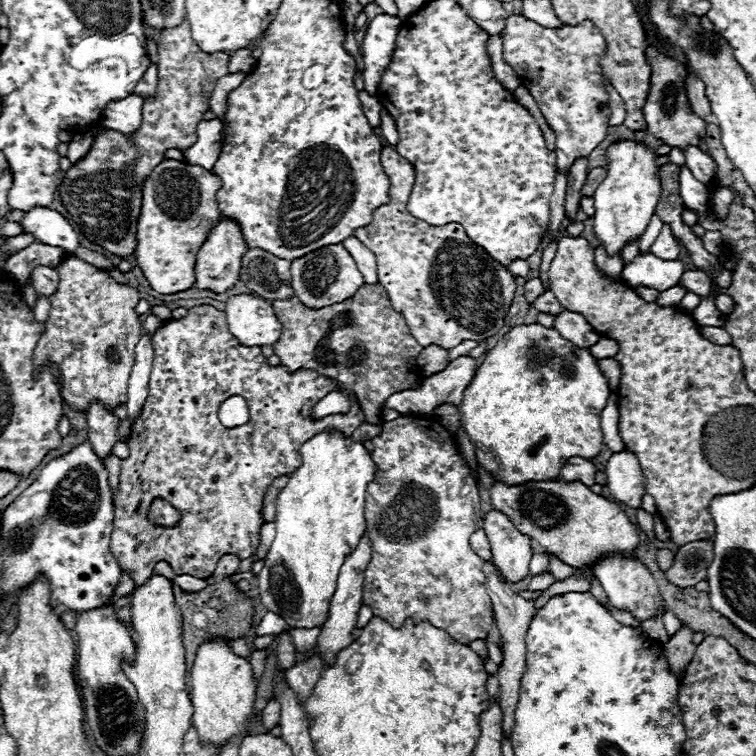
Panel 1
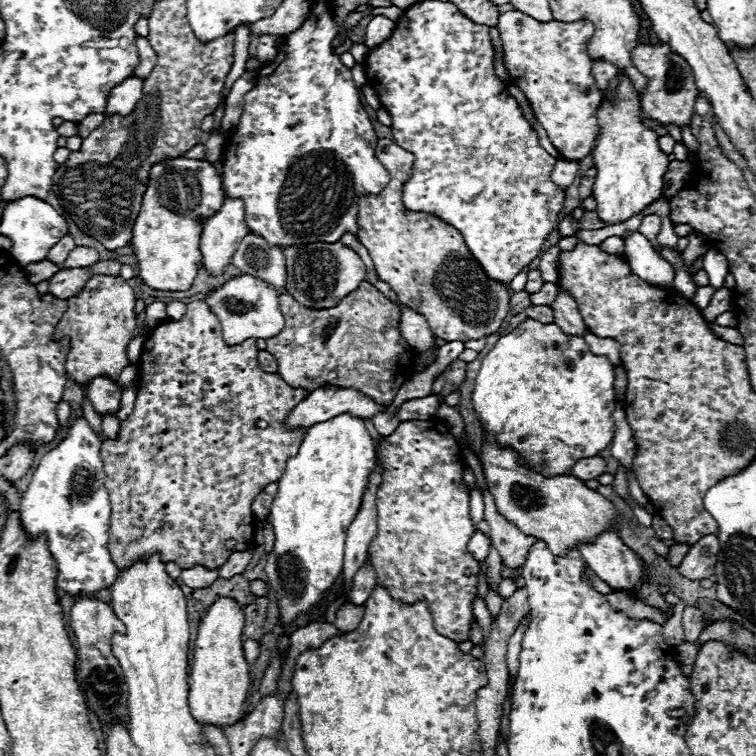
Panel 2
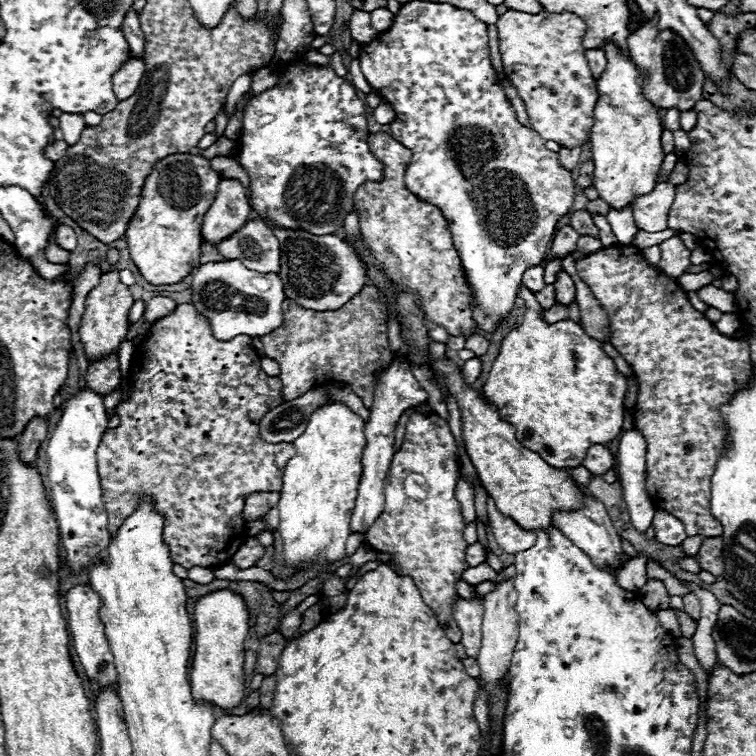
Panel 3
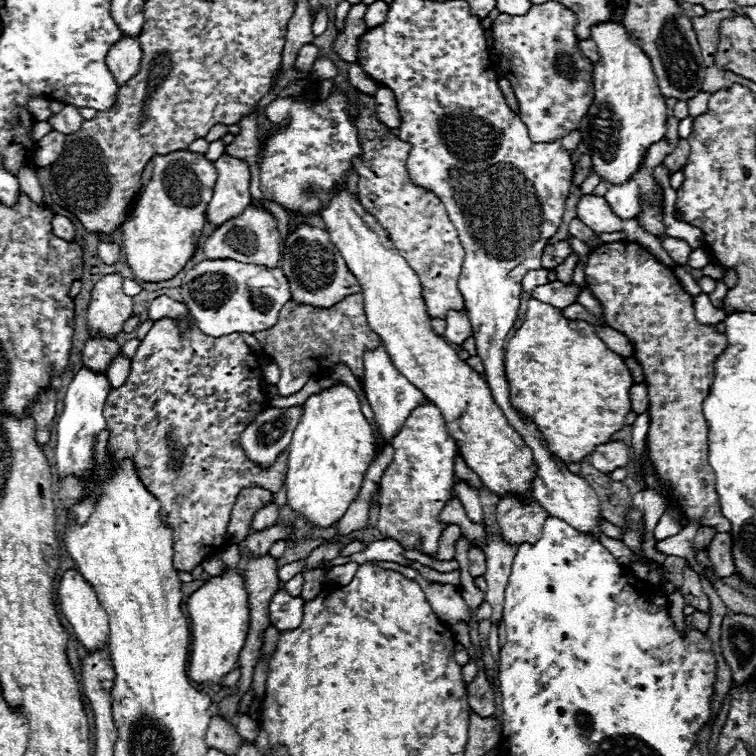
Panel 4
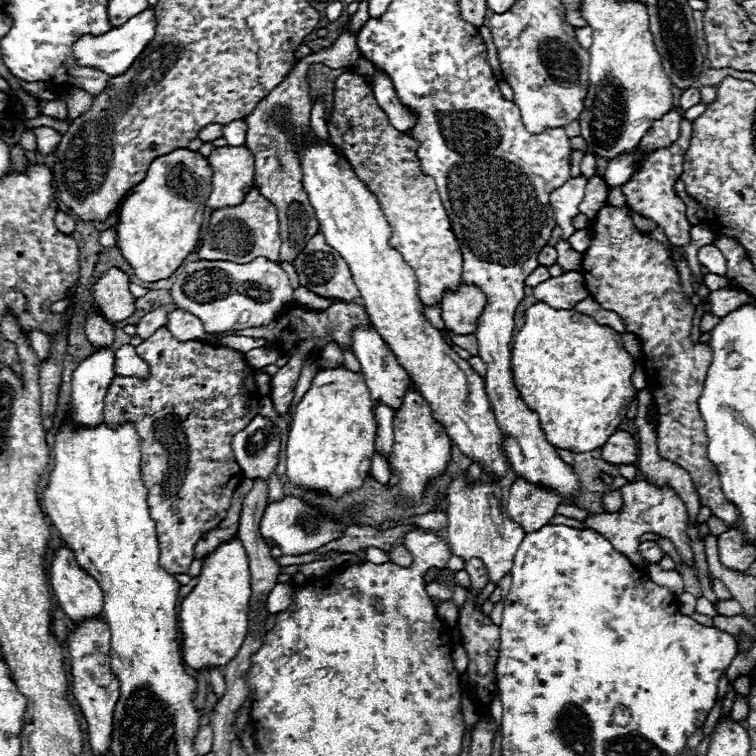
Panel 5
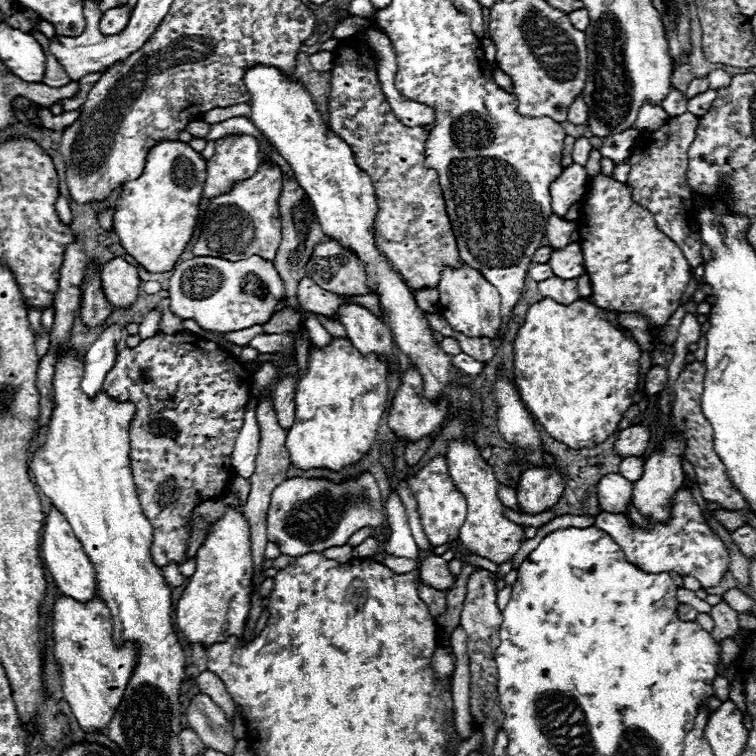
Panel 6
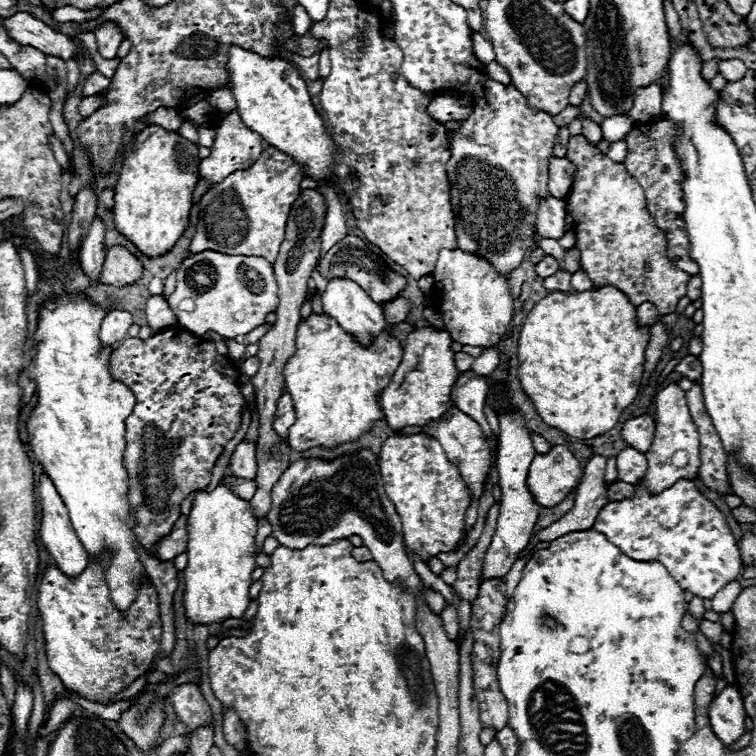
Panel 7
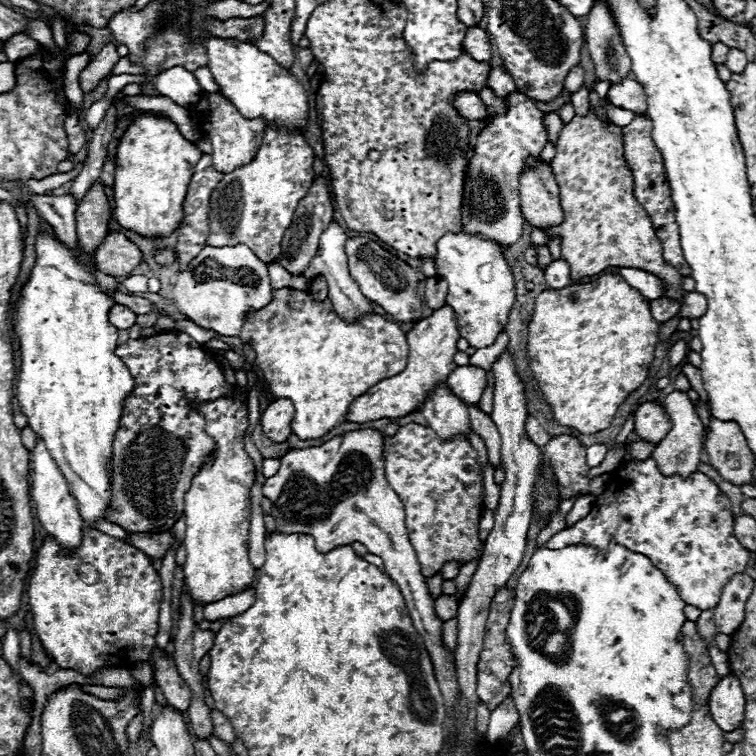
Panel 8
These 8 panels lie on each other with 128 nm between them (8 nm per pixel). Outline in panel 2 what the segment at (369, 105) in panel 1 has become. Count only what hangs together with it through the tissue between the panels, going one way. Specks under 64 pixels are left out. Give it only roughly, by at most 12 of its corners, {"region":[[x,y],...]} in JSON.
{"region":[[356,64],[351,72],[356,87],[361,92],[368,83],[365,68]]}

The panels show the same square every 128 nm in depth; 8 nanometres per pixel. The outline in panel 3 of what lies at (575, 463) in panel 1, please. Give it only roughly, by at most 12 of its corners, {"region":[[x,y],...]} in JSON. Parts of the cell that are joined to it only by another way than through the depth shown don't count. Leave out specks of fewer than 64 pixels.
{"region":[[604,444],[588,450],[582,466],[602,476],[616,466],[616,458]]}

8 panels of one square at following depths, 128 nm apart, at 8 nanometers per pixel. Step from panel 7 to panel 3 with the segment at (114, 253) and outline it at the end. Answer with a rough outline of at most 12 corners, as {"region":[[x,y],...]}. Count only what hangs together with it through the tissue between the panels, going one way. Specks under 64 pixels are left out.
{"region":[[118,272],[86,296],[80,342],[88,360],[118,350],[134,304]]}

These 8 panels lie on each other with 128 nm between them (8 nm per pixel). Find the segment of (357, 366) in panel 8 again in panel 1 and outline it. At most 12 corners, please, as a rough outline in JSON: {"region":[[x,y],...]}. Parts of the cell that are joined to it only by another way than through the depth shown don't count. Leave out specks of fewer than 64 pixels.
{"region":[[324,430],[276,498],[258,574],[288,626],[326,622],[376,464]]}

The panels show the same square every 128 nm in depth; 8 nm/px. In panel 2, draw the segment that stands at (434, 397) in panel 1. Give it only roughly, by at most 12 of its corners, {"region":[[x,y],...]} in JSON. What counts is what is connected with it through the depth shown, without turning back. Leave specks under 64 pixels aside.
{"region":[[322,386],[284,420],[288,430],[310,428],[342,412],[372,418],[376,406],[362,394]]}

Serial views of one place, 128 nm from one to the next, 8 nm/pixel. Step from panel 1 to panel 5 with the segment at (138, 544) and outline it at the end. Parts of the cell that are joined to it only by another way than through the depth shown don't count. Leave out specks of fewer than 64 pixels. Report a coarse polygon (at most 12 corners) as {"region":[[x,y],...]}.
{"region":[[160,328],[116,376],[134,422],[160,564],[194,544],[244,480],[232,438],[260,390],[238,350]]}

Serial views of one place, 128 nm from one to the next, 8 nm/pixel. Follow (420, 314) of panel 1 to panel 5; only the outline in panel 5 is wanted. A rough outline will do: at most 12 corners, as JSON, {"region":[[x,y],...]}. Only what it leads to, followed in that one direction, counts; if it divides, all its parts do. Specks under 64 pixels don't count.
{"region":[[352,68],[330,140],[376,194],[426,306],[462,284],[462,252],[420,170]]}

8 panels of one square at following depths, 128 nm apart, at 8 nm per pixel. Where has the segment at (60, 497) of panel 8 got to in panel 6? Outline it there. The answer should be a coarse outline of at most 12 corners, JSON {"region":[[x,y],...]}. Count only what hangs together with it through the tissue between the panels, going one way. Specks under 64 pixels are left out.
{"region":[[54,506],[42,558],[62,594],[86,602],[96,574]]}

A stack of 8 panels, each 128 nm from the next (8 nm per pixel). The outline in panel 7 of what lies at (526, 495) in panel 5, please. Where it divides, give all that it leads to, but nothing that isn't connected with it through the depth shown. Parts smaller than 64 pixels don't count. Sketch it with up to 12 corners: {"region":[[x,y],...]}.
{"region":[[564,446],[536,454],[528,488],[540,506],[560,504],[584,468]]}

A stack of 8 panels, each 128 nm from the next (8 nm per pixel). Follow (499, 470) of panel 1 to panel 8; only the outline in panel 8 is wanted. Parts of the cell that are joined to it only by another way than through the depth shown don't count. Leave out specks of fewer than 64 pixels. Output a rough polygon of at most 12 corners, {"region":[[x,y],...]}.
{"region":[[620,274],[544,290],[530,368],[594,434],[646,380],[650,302]]}

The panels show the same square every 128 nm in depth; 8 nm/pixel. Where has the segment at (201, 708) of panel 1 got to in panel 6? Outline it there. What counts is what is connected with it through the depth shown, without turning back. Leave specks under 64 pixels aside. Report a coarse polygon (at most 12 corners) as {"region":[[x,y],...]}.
{"region":[[228,506],[176,606],[190,644],[242,638],[250,526]]}

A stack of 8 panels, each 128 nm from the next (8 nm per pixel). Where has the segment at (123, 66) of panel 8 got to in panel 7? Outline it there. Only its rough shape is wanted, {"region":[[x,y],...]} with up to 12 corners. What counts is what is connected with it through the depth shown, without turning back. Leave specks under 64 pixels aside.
{"region":[[94,56],[98,72],[106,78],[116,74],[120,60]]}

